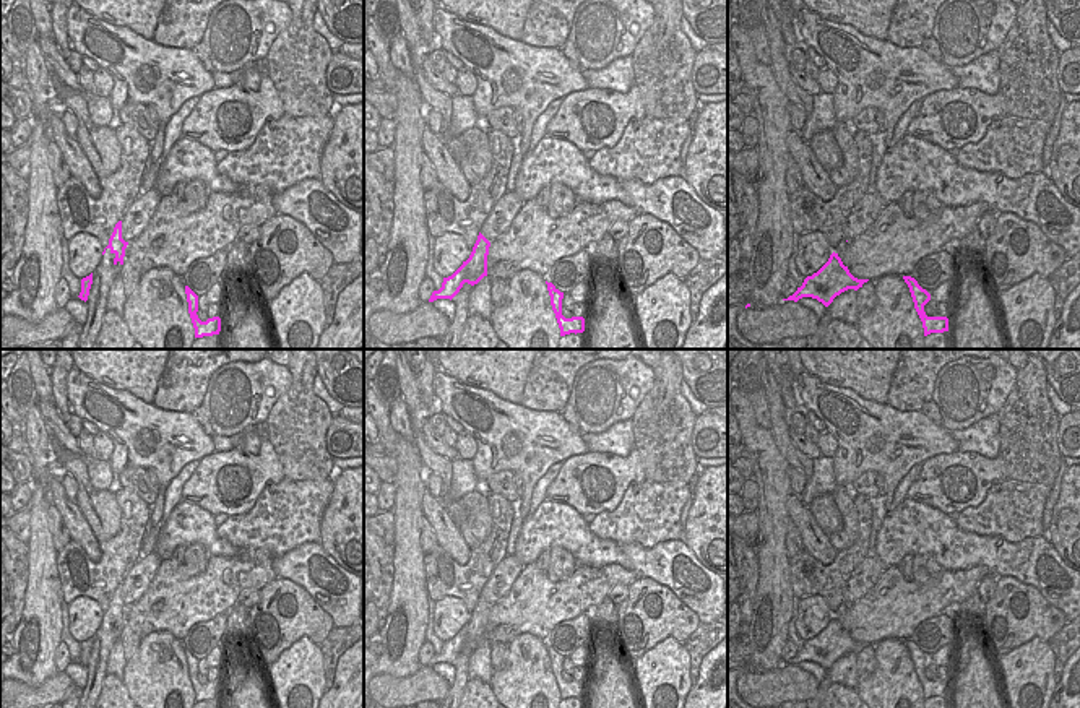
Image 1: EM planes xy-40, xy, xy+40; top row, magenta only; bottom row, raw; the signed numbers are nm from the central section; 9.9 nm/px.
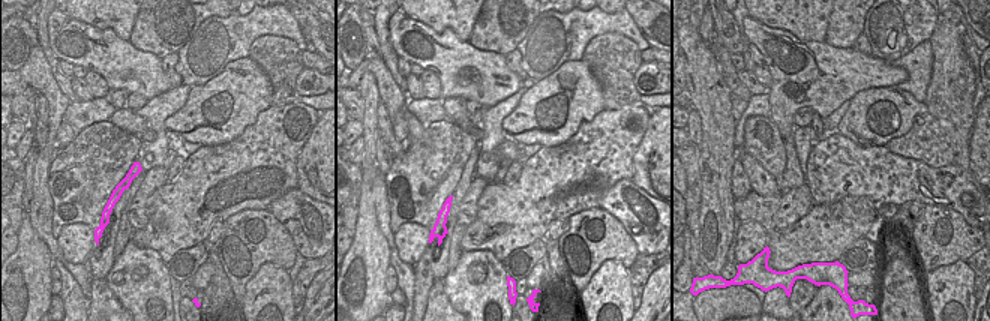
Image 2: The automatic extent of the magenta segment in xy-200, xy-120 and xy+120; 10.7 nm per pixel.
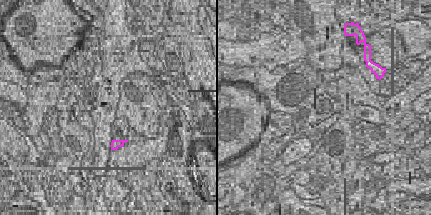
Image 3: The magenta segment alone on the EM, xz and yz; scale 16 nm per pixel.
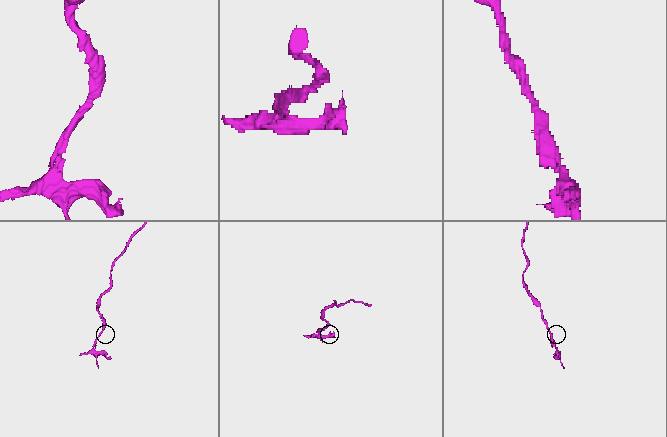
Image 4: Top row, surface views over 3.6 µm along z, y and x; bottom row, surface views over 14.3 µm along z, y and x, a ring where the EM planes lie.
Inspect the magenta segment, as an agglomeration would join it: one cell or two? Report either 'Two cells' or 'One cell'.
Two cells.

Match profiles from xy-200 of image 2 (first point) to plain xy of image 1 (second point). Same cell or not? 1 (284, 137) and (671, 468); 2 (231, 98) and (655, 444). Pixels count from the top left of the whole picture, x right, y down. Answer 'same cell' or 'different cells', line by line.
1: different cells
2: different cells

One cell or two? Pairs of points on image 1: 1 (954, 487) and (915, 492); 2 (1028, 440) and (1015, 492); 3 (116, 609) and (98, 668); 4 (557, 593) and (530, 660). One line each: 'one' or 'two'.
1: one
2: two
3: one
4: two

